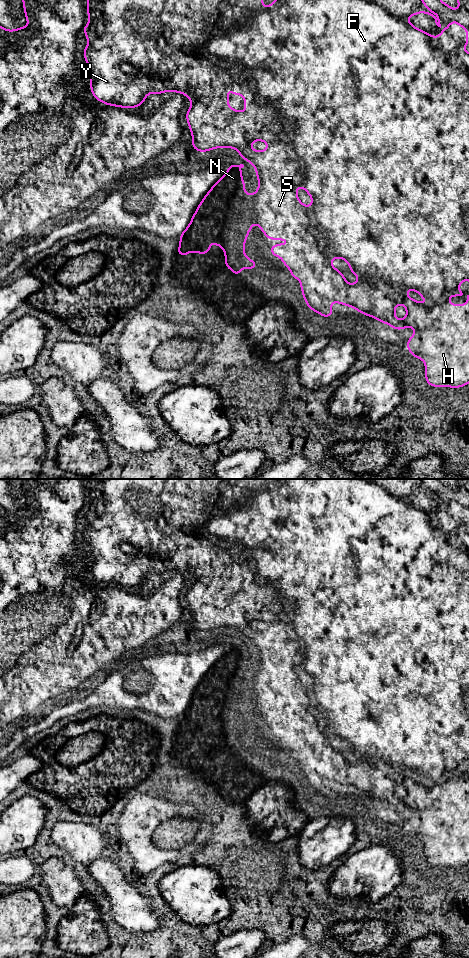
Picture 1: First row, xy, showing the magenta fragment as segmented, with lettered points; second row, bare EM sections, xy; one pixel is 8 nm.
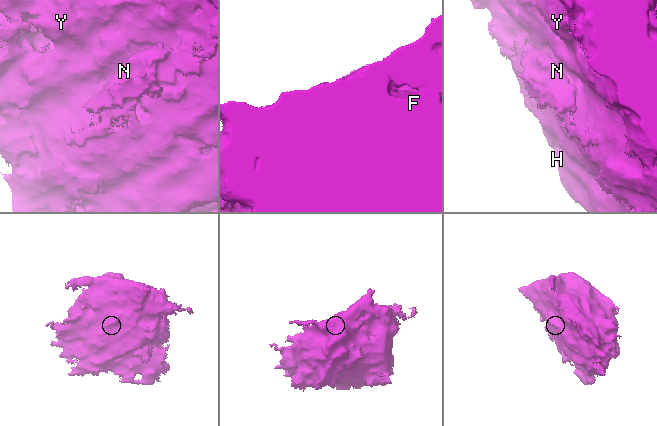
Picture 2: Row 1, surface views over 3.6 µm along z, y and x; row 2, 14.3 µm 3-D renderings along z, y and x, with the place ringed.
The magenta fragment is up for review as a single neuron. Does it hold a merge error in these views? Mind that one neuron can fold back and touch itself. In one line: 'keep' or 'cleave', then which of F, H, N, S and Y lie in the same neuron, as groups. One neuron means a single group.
cleave; F H S Y / N

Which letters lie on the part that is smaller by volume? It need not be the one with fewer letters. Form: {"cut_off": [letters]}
{"cut_off": ["N"]}

